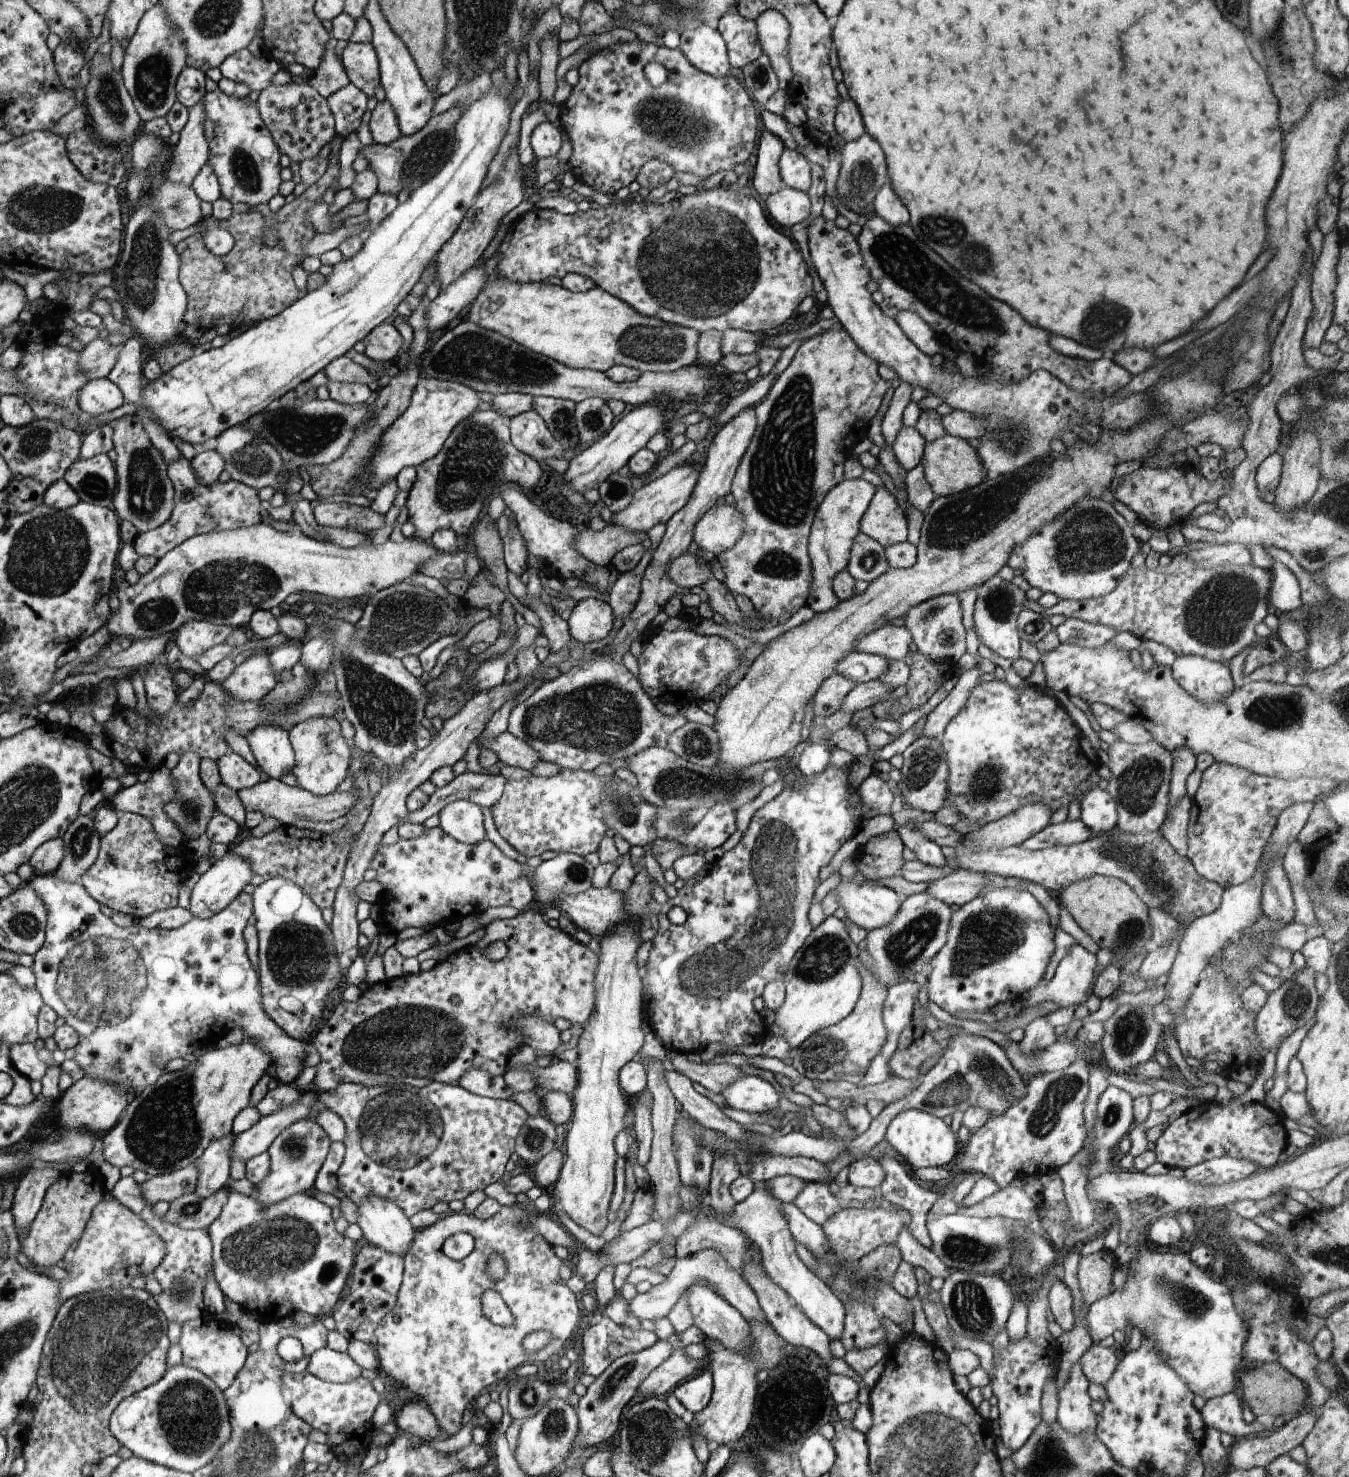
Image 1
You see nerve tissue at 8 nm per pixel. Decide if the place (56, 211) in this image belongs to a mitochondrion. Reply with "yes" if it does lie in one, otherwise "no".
yes

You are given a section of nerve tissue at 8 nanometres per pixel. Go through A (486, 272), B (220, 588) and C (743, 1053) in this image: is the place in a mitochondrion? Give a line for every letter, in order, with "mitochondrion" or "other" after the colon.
A: other
B: mitochondrion
C: other

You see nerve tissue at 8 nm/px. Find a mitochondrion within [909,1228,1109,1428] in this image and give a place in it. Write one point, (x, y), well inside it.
(959, 1248)

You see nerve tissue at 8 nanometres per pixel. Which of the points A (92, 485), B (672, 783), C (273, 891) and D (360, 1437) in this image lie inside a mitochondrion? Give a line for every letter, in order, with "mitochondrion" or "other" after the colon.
A: mitochondrion
B: mitochondrion
C: other
D: other

